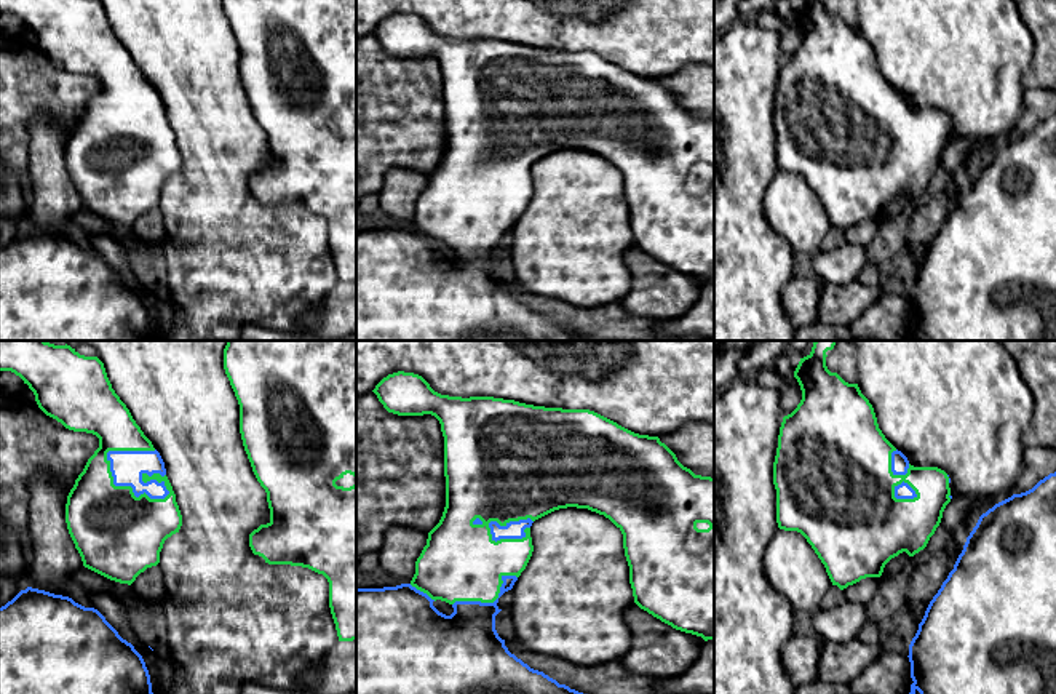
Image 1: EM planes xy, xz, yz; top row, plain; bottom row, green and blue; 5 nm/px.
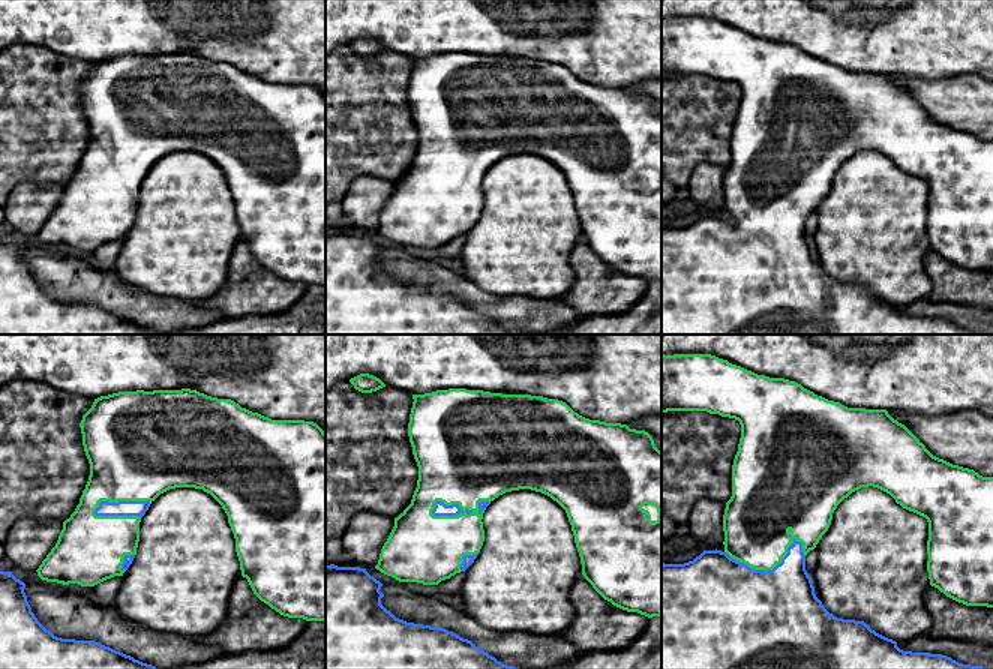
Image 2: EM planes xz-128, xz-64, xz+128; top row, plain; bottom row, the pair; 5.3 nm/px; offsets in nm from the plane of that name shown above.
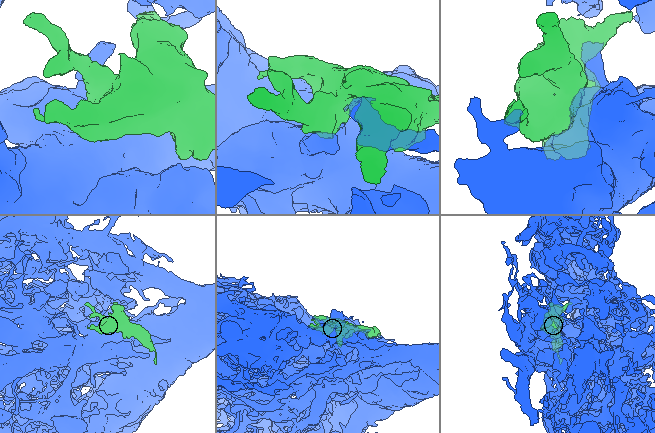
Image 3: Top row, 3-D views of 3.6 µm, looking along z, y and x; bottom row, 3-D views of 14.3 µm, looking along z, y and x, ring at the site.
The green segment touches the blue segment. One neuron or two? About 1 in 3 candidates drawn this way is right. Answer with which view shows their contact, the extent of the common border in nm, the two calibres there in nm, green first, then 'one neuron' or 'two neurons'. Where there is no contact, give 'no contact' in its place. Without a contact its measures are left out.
meets green in xy; contact 380 nm long; 420 nm thick on the green side, 170 nm on the other; one neuron

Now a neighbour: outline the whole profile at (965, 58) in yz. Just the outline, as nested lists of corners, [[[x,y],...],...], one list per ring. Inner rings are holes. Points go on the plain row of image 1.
[[[858,0],[858,29],[874,50],[879,70],[885,80],[901,93],[914,109],[938,109],[949,120],[952,141],[967,138],[971,146],[967,160],[951,174],[955,190],[927,197],[927,190],[914,198],[906,193],[891,200],[880,219],[893,219],[911,211],[906,249],[920,265],[933,238],[947,221],[967,179],[976,168],[979,158],[995,146],[1016,136],[1016,123],[1022,112],[1022,74],[1032,61],[1034,40],[1026,27],[1014,0]]]

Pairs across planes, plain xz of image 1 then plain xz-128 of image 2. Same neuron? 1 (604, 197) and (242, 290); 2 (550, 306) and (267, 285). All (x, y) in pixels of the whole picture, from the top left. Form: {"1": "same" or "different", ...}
{"1": "different", "2": "different"}

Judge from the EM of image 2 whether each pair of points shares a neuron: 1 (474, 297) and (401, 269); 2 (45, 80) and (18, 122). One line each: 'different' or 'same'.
1: same
2: same

